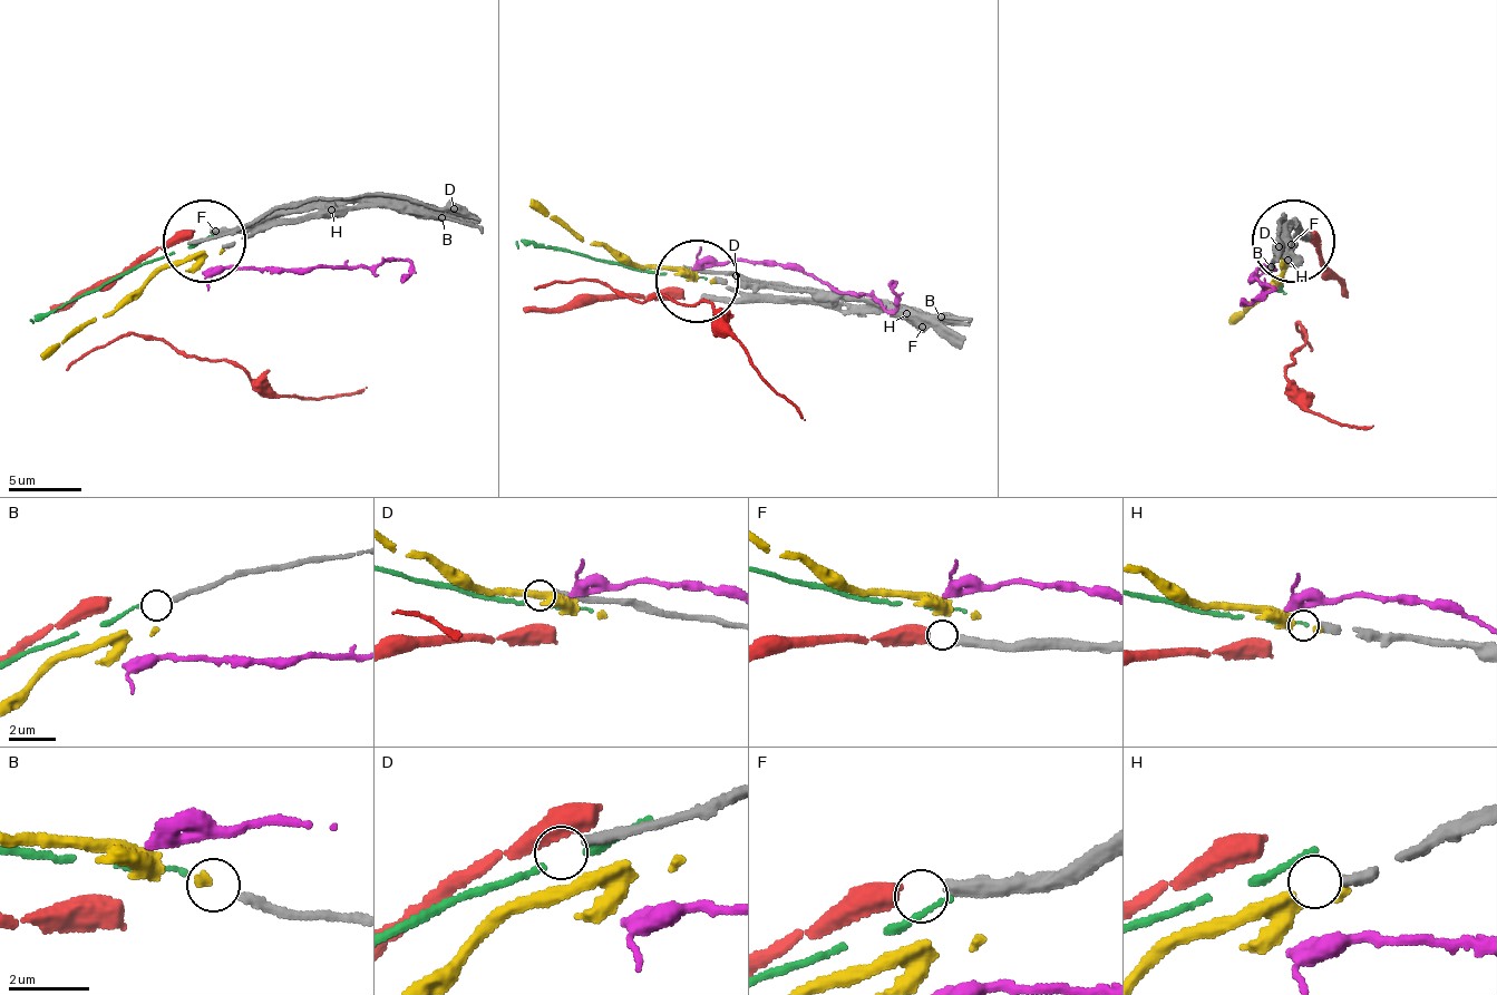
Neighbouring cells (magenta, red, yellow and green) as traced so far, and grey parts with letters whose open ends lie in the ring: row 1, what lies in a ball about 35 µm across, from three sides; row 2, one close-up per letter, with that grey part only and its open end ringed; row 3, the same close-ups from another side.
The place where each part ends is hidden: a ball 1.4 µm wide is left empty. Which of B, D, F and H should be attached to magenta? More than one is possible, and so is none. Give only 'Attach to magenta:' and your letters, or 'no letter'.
Attach to magenta: no letter

